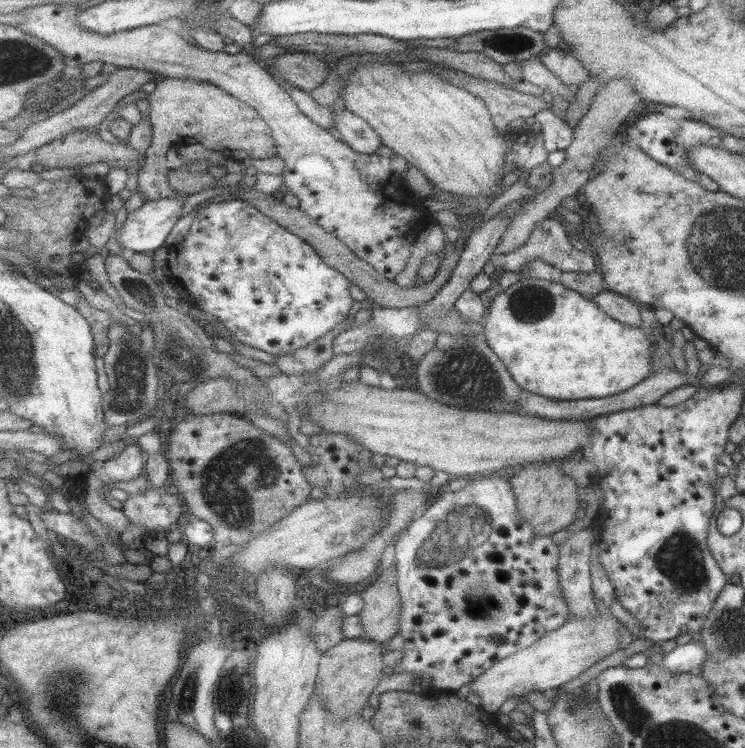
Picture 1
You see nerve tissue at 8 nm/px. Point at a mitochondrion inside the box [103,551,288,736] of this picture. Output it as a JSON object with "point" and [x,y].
{"point":[184,694]}

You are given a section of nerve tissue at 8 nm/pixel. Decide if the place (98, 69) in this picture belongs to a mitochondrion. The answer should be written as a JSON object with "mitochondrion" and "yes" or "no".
{"mitochondrion":"no"}

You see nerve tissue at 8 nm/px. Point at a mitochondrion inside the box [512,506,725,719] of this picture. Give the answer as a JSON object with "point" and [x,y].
{"point":[687,571]}

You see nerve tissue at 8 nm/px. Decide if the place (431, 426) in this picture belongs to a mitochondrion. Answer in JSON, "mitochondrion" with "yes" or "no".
{"mitochondrion":"no"}

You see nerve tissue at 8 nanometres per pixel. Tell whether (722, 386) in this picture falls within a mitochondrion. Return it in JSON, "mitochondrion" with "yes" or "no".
{"mitochondrion":"no"}

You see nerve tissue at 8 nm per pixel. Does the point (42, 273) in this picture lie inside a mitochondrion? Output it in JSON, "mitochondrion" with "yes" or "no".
{"mitochondrion":"no"}

